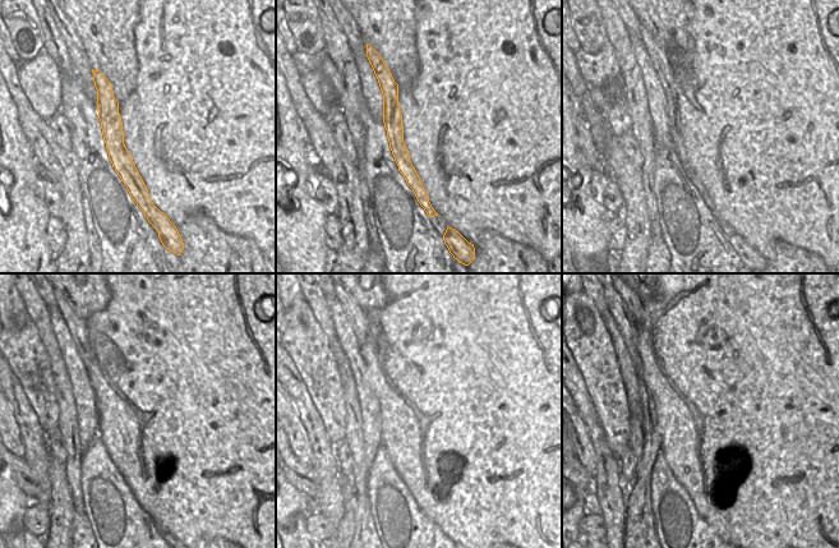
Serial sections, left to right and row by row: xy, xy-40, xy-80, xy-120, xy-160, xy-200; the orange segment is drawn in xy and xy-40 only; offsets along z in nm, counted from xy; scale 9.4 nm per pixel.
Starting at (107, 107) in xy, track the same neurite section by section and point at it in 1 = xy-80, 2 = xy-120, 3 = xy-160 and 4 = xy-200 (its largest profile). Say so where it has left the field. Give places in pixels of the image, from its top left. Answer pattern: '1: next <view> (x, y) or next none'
1: next xy-80 (657, 49)
2: next xy-120 (77, 326)
3: next xy-160 (359, 319)
4: next xy-200 (635, 305)

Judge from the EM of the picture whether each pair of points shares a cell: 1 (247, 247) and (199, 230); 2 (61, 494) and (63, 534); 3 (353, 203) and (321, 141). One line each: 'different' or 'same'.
1: same
2: same
3: same

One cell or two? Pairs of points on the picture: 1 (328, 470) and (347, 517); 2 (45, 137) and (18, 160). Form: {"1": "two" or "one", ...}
{"1": "two", "2": "two"}

